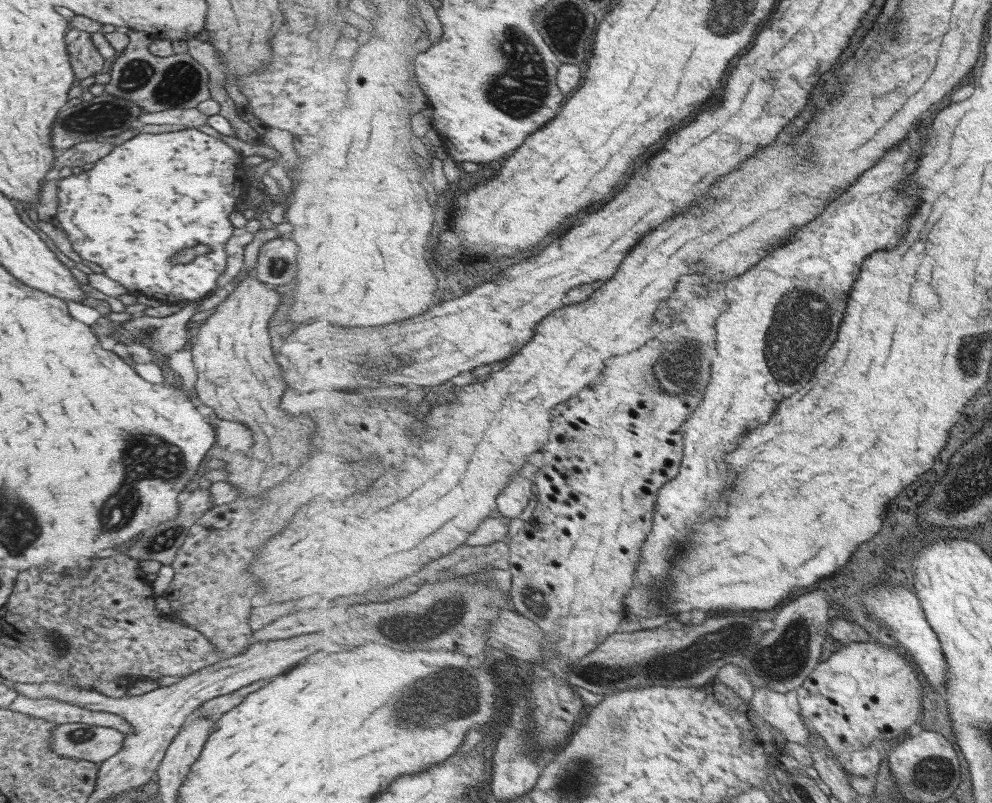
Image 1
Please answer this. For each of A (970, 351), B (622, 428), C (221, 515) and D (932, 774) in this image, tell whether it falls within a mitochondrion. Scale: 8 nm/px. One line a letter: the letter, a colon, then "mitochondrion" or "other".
A: mitochondrion
B: other
C: other
D: mitochondrion

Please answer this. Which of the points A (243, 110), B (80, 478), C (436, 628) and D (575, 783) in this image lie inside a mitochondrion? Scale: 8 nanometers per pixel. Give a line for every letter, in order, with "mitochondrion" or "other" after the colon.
A: other
B: other
C: mitochondrion
D: mitochondrion

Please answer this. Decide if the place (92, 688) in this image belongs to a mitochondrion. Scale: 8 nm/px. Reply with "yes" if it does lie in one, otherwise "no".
no

